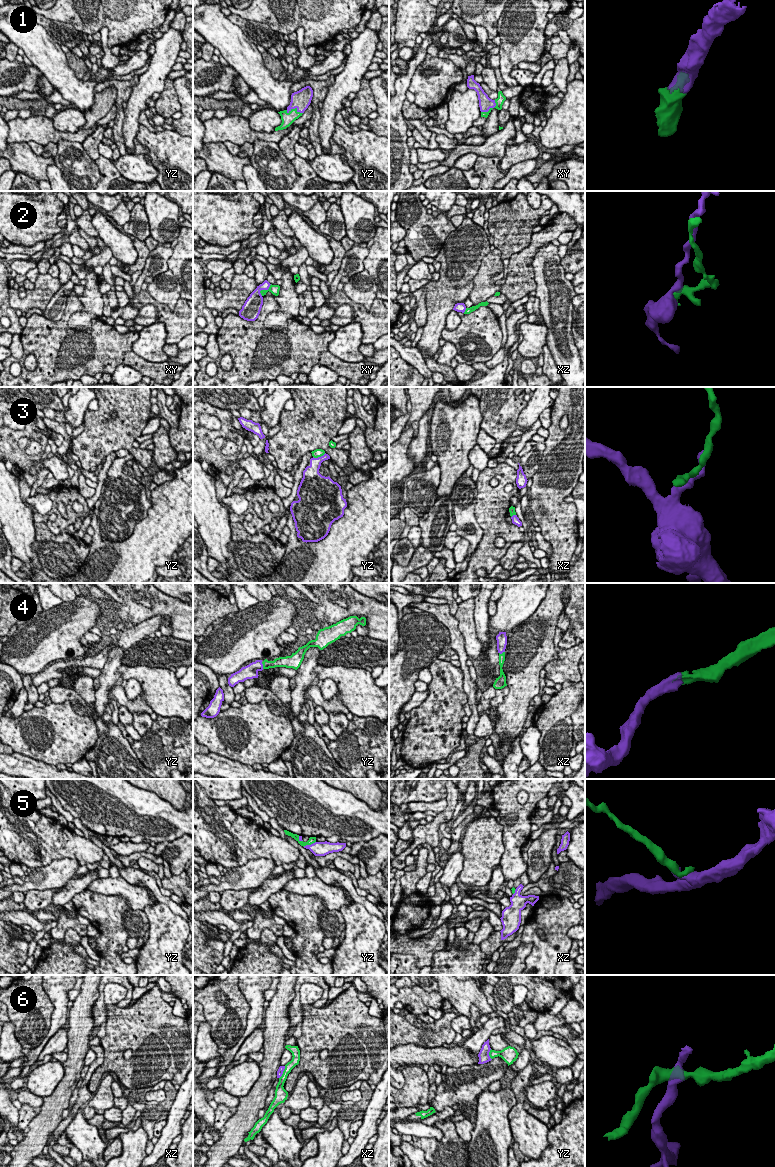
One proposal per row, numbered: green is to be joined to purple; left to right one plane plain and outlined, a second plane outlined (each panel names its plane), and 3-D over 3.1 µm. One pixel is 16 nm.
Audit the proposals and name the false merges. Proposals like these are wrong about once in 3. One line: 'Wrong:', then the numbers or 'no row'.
Wrong: 2, 3, 5, 6

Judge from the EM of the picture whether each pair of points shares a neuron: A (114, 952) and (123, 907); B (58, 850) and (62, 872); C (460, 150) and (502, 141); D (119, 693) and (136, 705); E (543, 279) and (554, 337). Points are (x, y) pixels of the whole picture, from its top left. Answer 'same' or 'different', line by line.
A: same
B: different
C: same
D: same
E: same

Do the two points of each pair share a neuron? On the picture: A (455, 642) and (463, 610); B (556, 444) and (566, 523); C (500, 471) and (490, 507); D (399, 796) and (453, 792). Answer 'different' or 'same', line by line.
A: different
B: same
C: same
D: different

